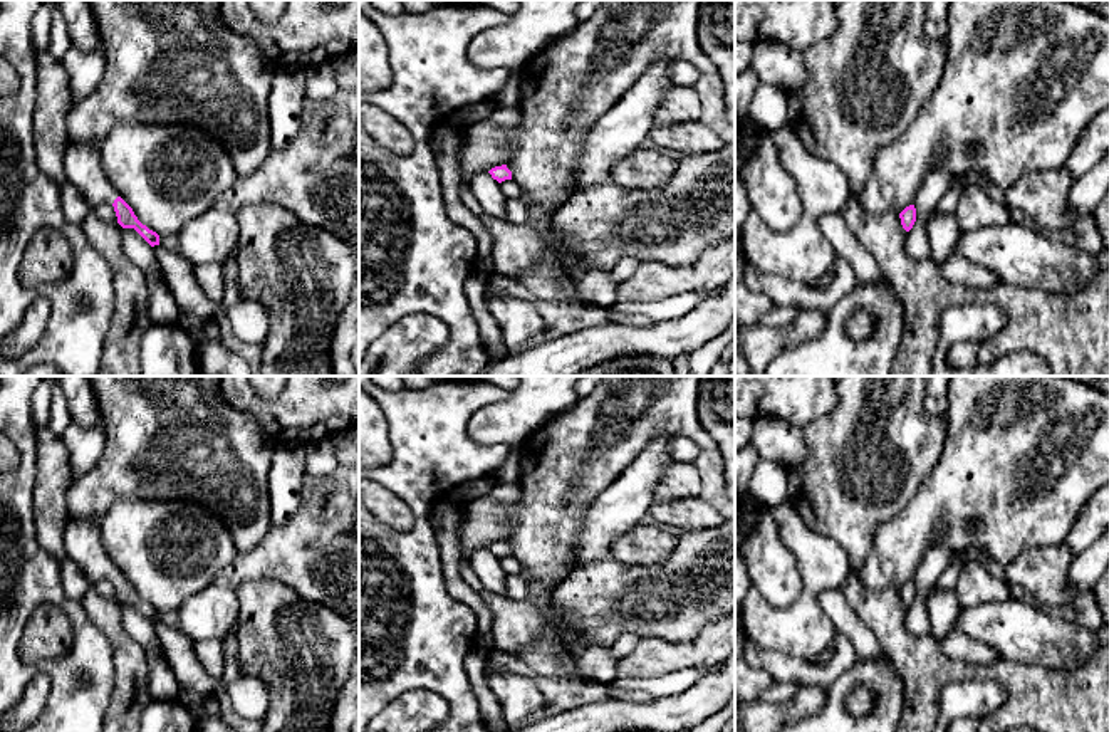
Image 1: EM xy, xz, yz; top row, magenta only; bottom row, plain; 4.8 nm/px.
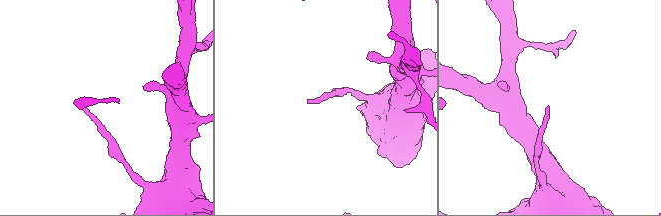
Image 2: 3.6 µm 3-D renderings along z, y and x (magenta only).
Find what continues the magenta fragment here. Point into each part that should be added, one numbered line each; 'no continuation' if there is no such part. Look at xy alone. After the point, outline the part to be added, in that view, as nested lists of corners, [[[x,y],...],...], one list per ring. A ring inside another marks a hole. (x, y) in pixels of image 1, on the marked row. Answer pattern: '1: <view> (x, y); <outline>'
1: xy (83, 167); [[[72,144],[64,156],[67,181],[82,195],[89,208],[112,205],[119,196],[102,171],[101,149],[91,144]]]

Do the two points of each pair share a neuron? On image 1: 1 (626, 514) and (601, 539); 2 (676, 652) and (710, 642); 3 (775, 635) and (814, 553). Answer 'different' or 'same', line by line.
1: same
2: same
3: same

